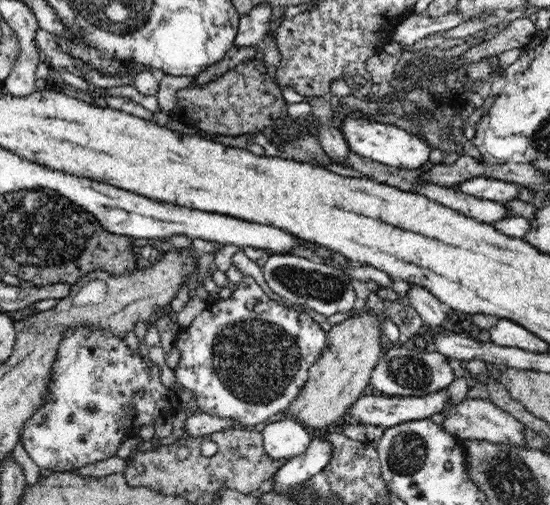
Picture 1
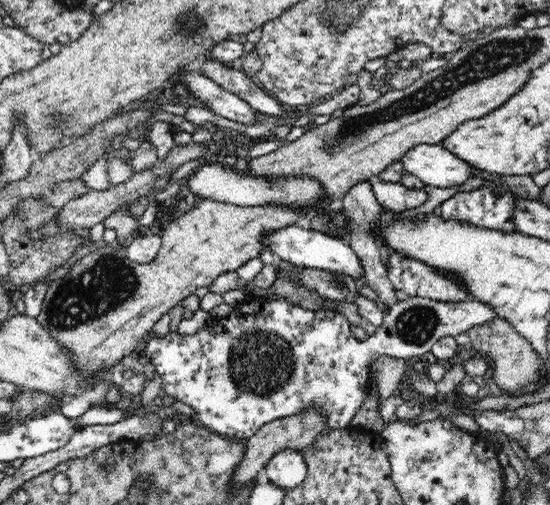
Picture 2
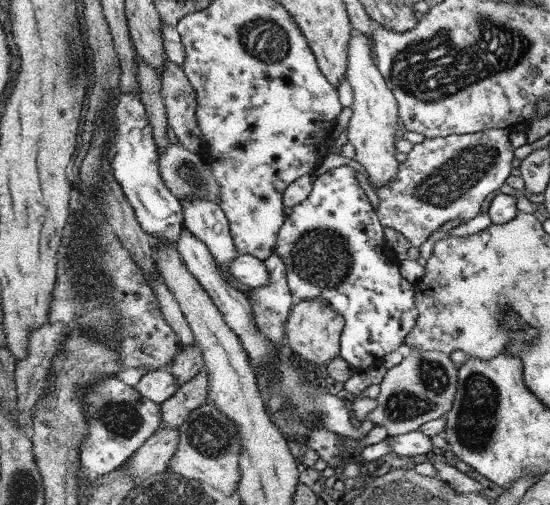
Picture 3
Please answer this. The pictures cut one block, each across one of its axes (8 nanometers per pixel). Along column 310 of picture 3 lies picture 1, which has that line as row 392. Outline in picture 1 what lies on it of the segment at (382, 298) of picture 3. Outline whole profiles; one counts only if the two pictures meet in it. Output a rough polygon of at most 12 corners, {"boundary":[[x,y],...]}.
{"boundary":[[245,276],[187,327],[174,383],[252,428],[280,417],[327,332]]}

